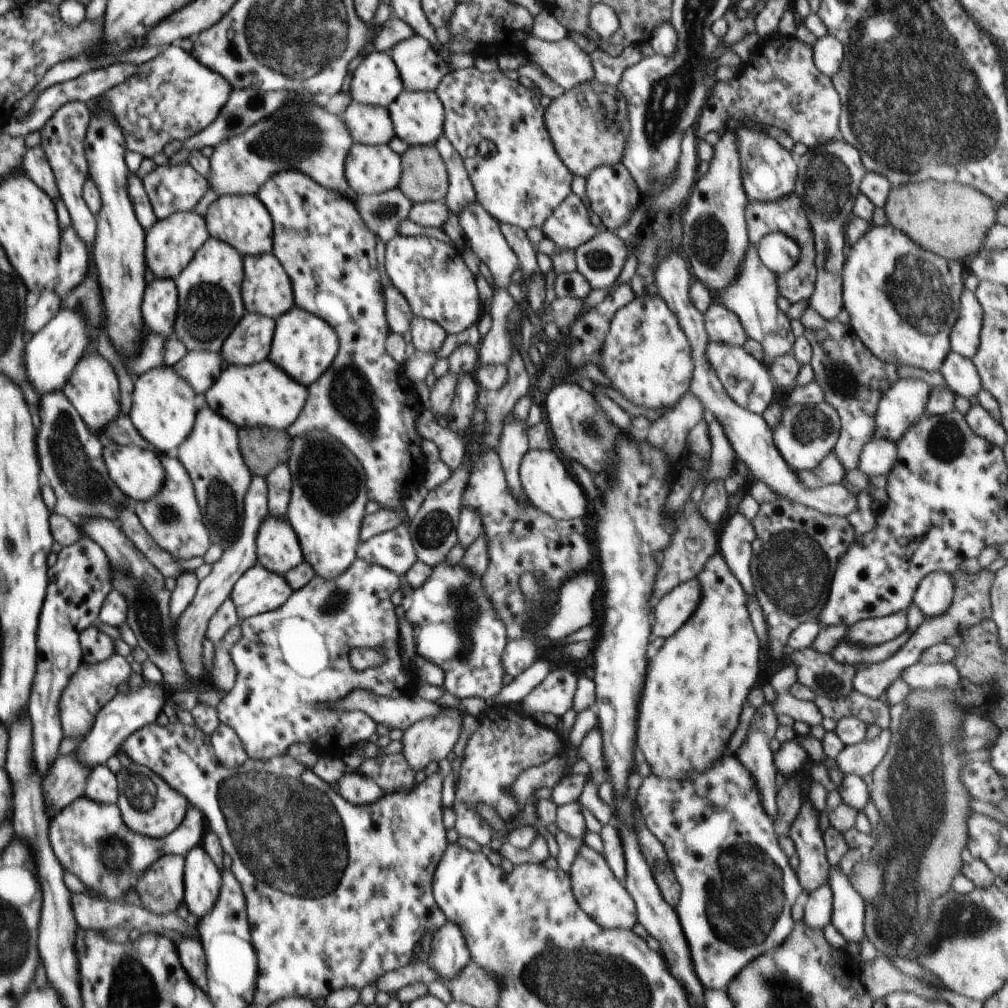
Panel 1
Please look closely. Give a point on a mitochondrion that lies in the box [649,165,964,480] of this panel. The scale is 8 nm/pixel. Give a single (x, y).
(916, 289)

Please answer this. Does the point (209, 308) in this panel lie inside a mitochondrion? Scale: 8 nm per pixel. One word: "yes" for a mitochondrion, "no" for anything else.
yes

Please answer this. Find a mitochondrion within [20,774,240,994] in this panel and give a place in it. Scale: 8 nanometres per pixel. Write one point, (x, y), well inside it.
(112, 855)

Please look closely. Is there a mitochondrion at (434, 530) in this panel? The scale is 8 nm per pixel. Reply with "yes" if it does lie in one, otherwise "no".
yes

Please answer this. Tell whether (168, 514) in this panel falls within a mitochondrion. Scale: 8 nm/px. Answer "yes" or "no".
yes

